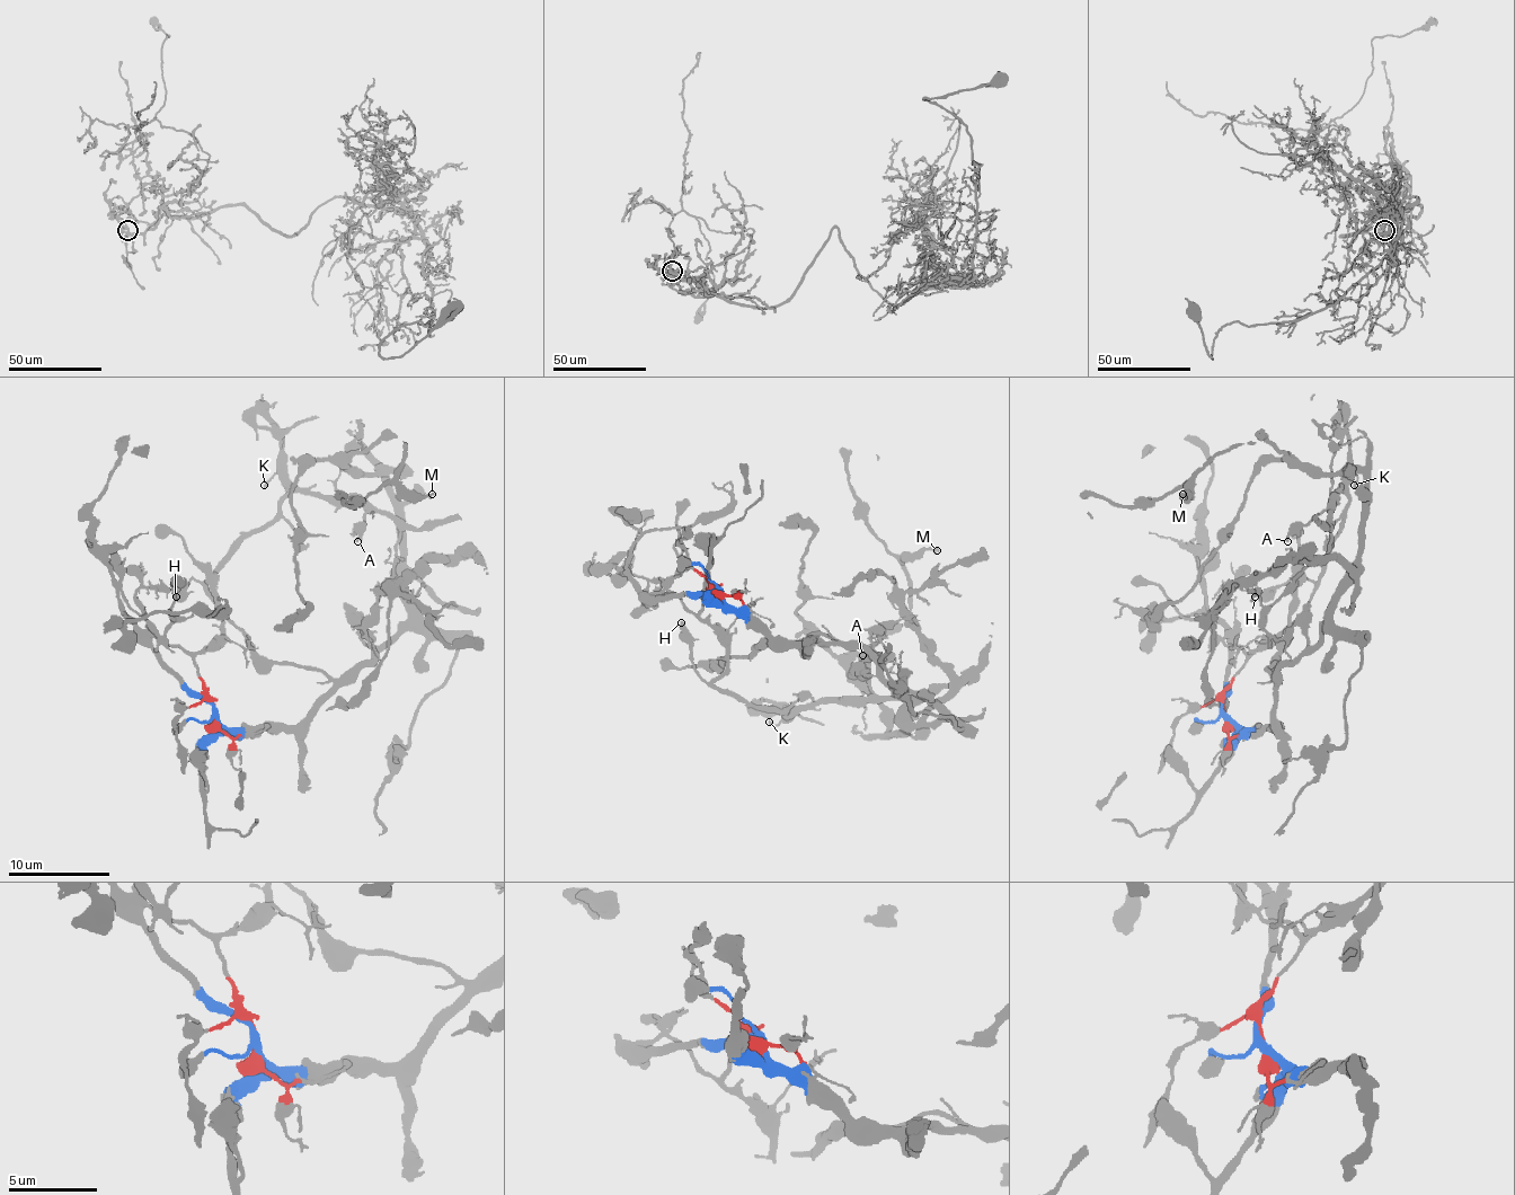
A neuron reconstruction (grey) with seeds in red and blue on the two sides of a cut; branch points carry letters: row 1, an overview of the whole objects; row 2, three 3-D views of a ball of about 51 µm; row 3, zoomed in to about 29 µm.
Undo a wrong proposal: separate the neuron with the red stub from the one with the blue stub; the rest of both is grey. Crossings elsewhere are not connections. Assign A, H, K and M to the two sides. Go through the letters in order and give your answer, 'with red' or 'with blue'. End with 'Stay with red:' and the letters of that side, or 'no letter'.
A: with red
H: with red
K: with red
M: with blue
Stay with red: A, H, K

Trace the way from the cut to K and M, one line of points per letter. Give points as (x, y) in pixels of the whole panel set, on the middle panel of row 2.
K: (718, 592), (700, 614), (725, 647), (725, 670), (712, 682), (753, 706), (791, 716), (776, 726), (768, 720)
M: (720, 592), (773, 637), (857, 643), (912, 692), (895, 733), (855, 657), (910, 614), (902, 561), (938, 551)

